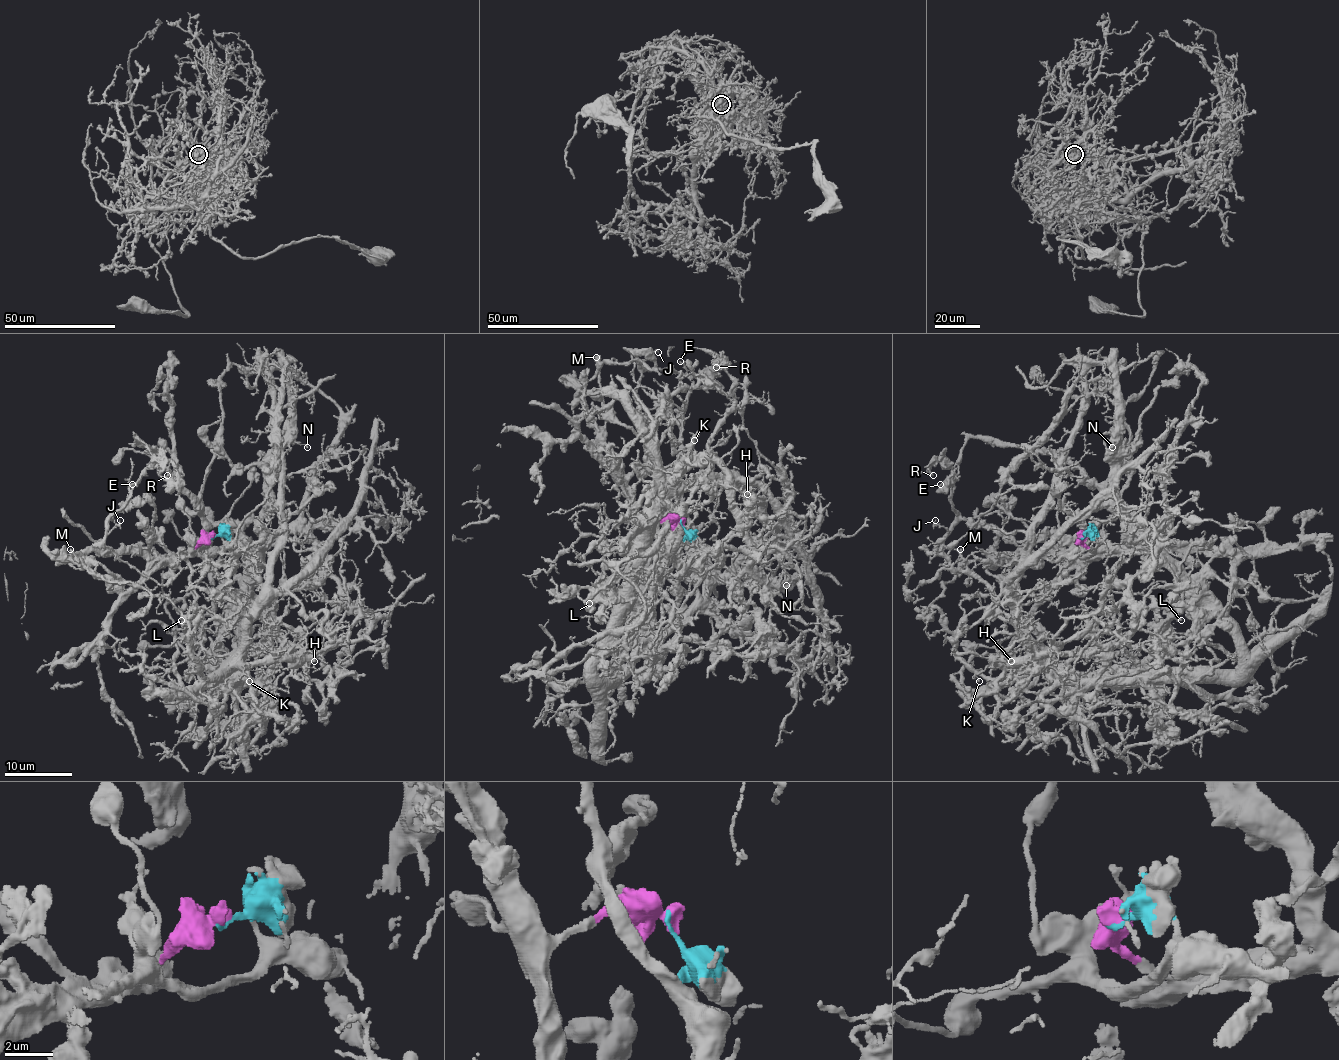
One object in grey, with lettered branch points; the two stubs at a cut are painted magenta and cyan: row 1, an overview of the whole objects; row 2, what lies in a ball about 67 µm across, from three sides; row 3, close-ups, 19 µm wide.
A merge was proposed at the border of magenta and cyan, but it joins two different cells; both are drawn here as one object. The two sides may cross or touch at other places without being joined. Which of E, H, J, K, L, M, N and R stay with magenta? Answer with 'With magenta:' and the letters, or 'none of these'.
With magenta: E, J, M, R

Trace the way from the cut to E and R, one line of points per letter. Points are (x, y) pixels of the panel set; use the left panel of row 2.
E: (212, 537), (188, 554), (203, 540), (203, 522), (136, 437), (153, 462), (131, 484)
R: (212, 537), (188, 554), (203, 540), (203, 522), (167, 476)

